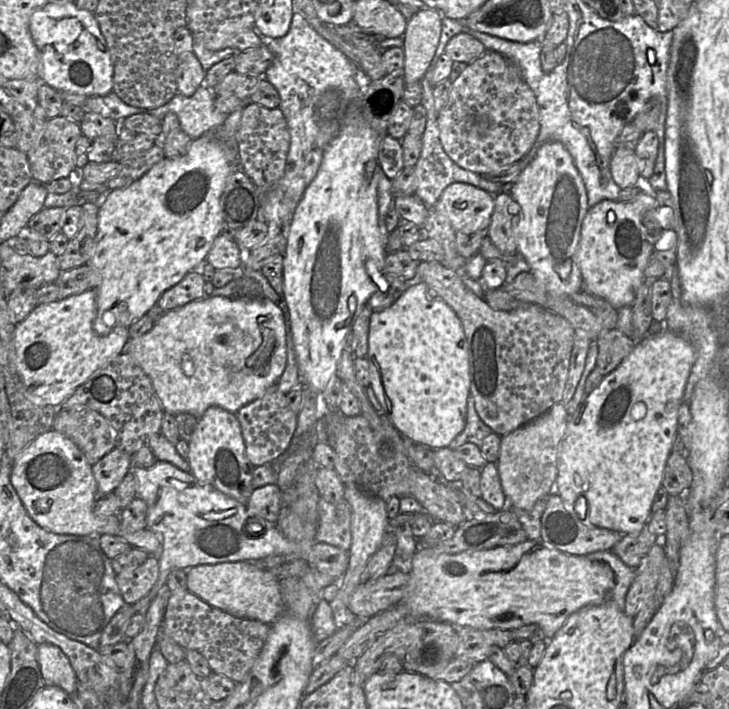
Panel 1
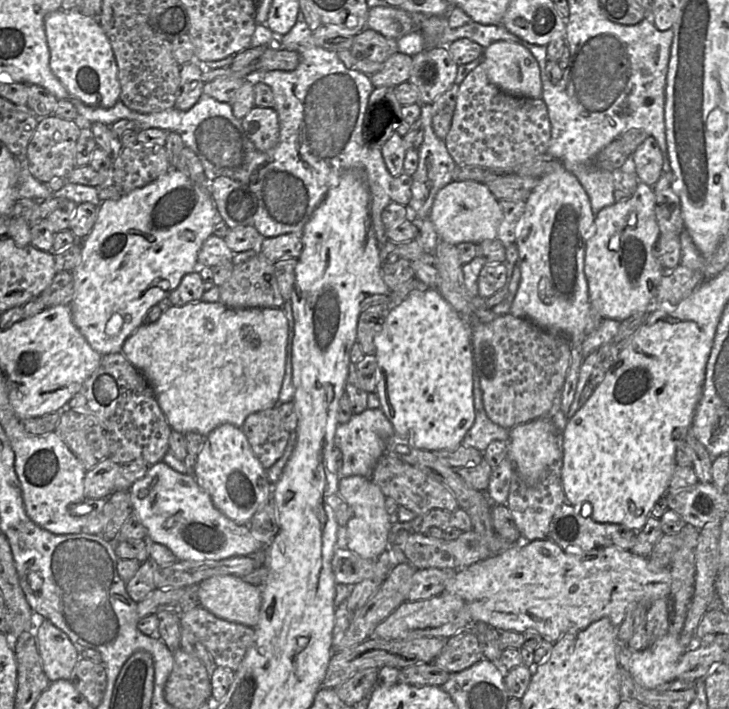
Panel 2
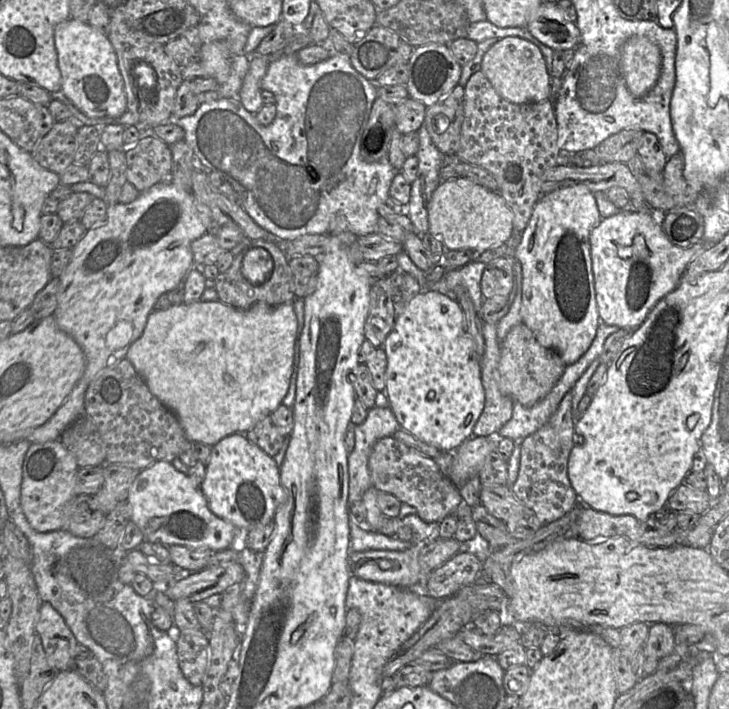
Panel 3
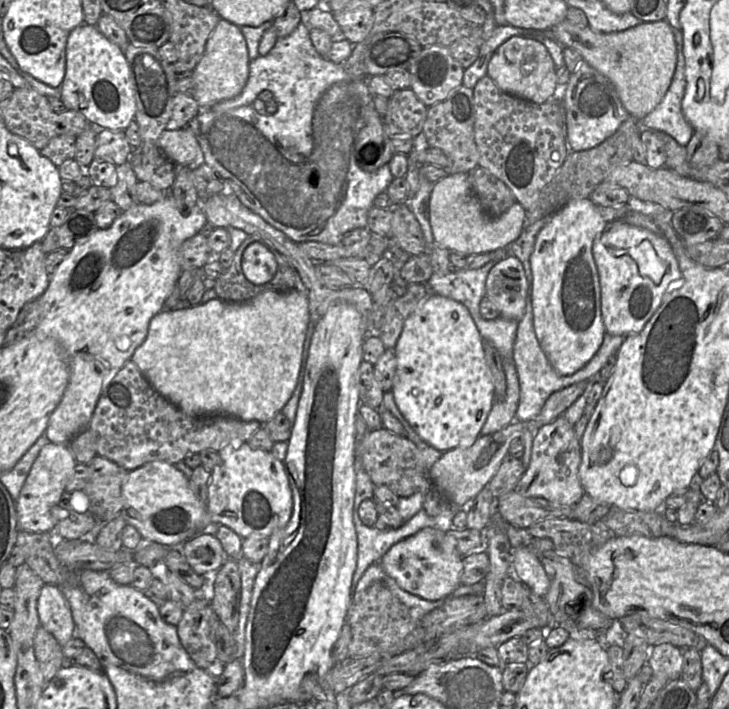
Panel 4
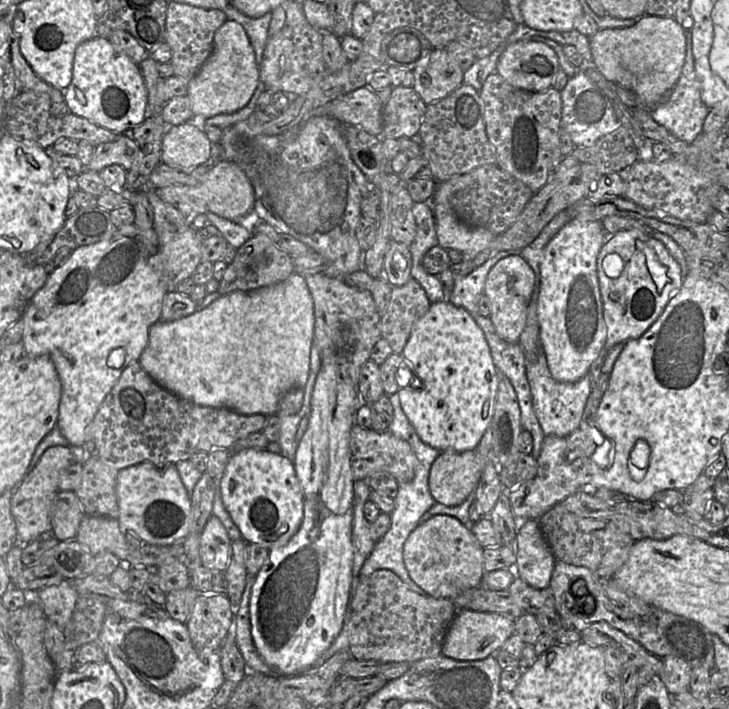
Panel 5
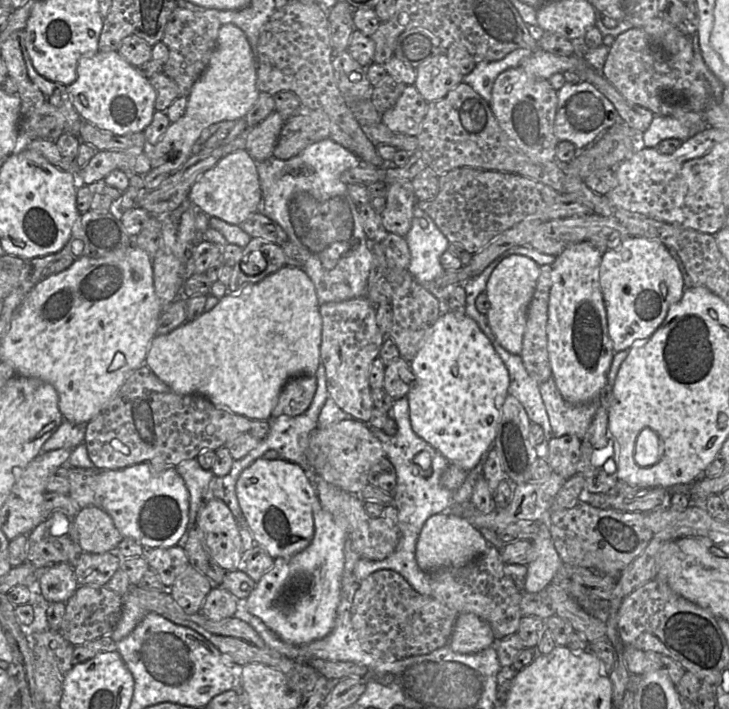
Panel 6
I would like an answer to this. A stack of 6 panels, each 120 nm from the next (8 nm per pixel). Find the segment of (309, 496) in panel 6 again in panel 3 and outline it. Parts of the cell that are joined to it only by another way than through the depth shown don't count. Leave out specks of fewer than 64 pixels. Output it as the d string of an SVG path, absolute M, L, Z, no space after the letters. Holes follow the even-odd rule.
M235 433L211 447L201 484L209 509L240 530L249 531L273 519L278 507L286 500L286 490L280 480L280 469L273 457L266 454L245 434Z

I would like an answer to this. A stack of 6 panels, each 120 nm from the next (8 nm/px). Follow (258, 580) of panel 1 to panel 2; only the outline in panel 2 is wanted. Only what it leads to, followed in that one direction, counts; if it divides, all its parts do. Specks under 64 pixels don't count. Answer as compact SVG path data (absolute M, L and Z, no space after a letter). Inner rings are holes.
M235 575L208 577L198 584L200 605L215 616L255 627L260 618L261 588Z

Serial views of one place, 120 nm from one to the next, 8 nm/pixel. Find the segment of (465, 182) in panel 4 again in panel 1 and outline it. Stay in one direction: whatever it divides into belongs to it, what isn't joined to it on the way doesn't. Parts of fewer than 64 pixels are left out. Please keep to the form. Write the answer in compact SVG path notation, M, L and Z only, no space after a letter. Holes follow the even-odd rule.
M466 183L445 188L433 208L444 216L453 229L465 233L487 230L494 211L495 197Z

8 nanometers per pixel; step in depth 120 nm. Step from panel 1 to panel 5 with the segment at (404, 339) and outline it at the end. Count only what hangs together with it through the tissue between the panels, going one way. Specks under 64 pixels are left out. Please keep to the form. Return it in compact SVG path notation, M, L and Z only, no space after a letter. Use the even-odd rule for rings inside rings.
M449 301L432 303L428 312L414 325L408 342L403 350L402 356L409 365L415 381L413 384L412 377L412 384L409 385L410 387L401 388L397 394L400 398L401 407L419 438L427 445L431 446L432 448L436 448L440 452L464 452L468 450L475 450L485 431L490 426L494 416L496 397L498 394L499 372L493 362L485 335L474 318L467 310L457 307Z

